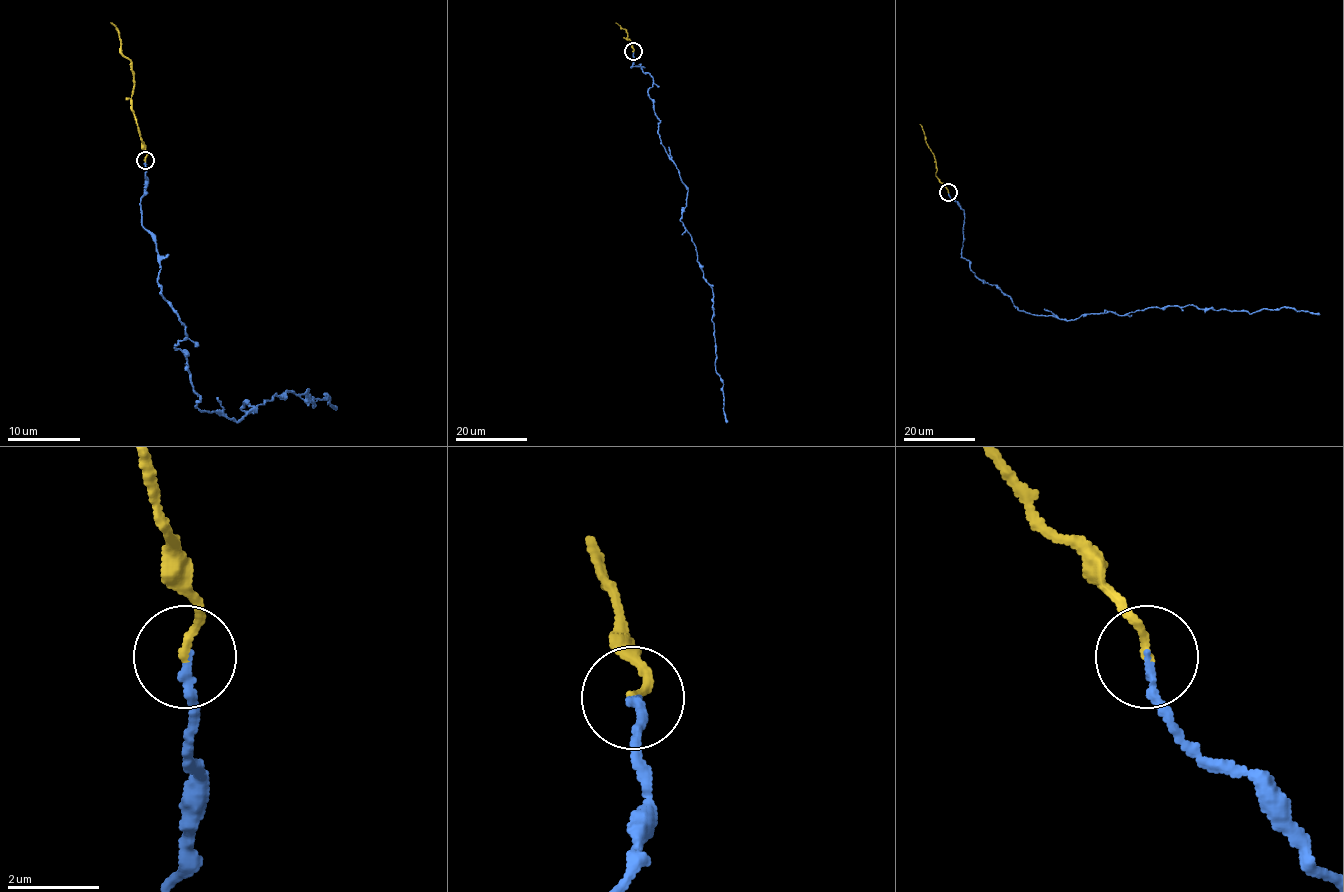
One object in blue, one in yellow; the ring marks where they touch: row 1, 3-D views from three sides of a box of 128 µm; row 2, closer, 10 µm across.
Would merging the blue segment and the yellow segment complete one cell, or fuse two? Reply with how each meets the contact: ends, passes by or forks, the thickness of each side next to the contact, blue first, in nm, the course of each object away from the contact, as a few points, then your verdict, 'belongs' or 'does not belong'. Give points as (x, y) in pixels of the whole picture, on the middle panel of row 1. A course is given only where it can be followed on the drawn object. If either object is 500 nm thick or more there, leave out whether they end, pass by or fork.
blue ends there; yellow ends there; 180 nm thick on the blue side, 170 nm on the other; blue runs (633, 51), (631, 67), (653, 79), (648, 94), (662, 145), (688, 190), (680, 220), (712, 288), (726, 422); yellow runs (632, 51), (626, 30), (615, 22); belongs

